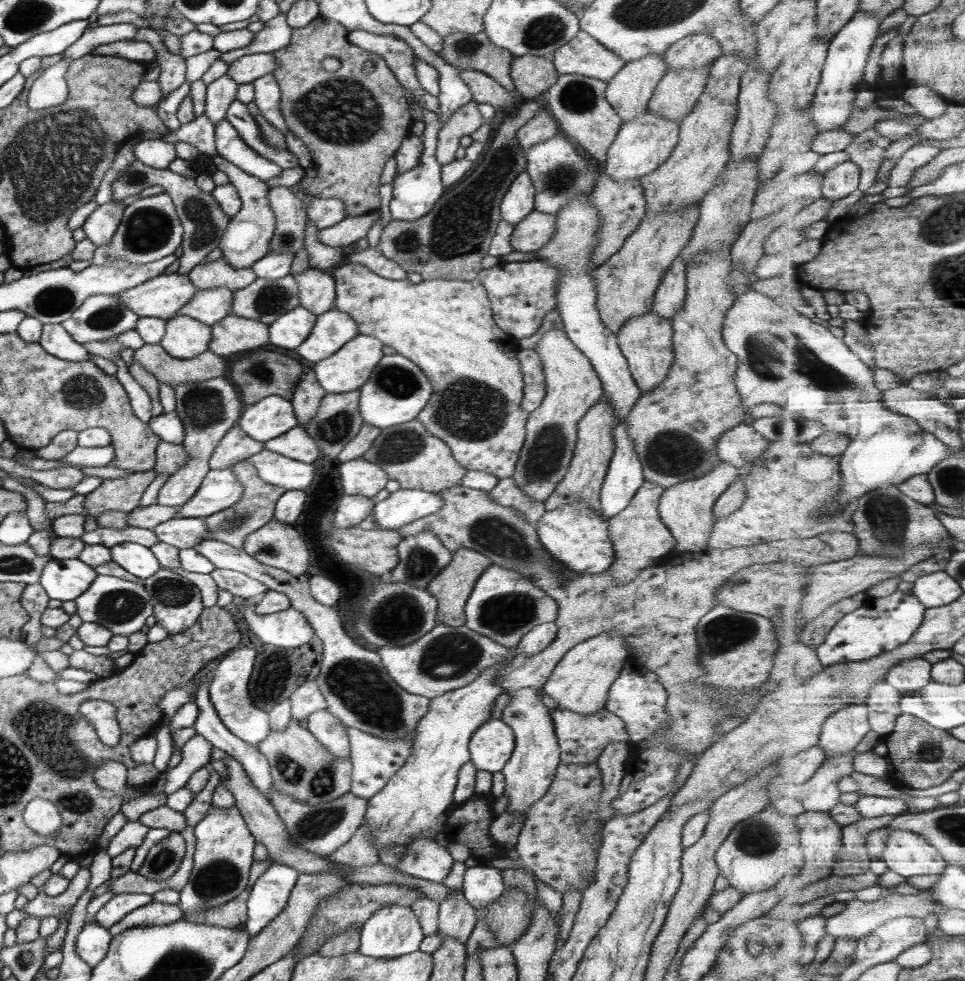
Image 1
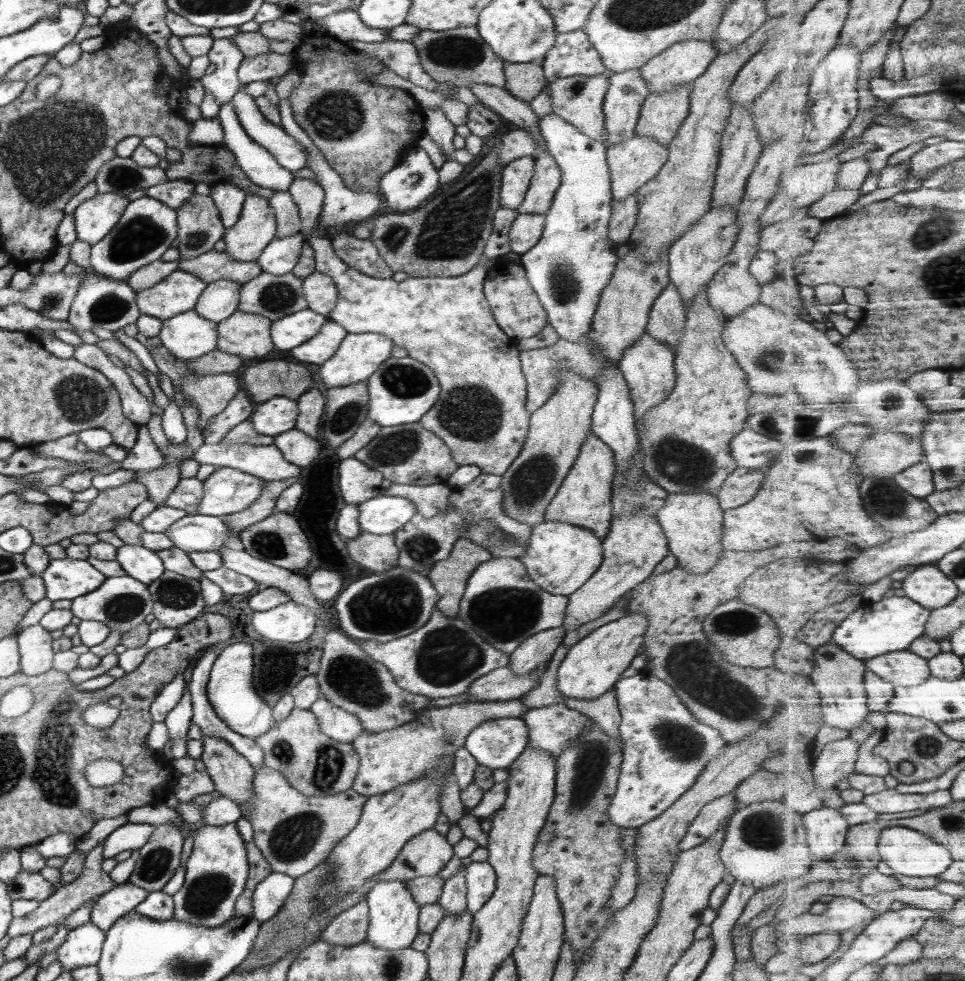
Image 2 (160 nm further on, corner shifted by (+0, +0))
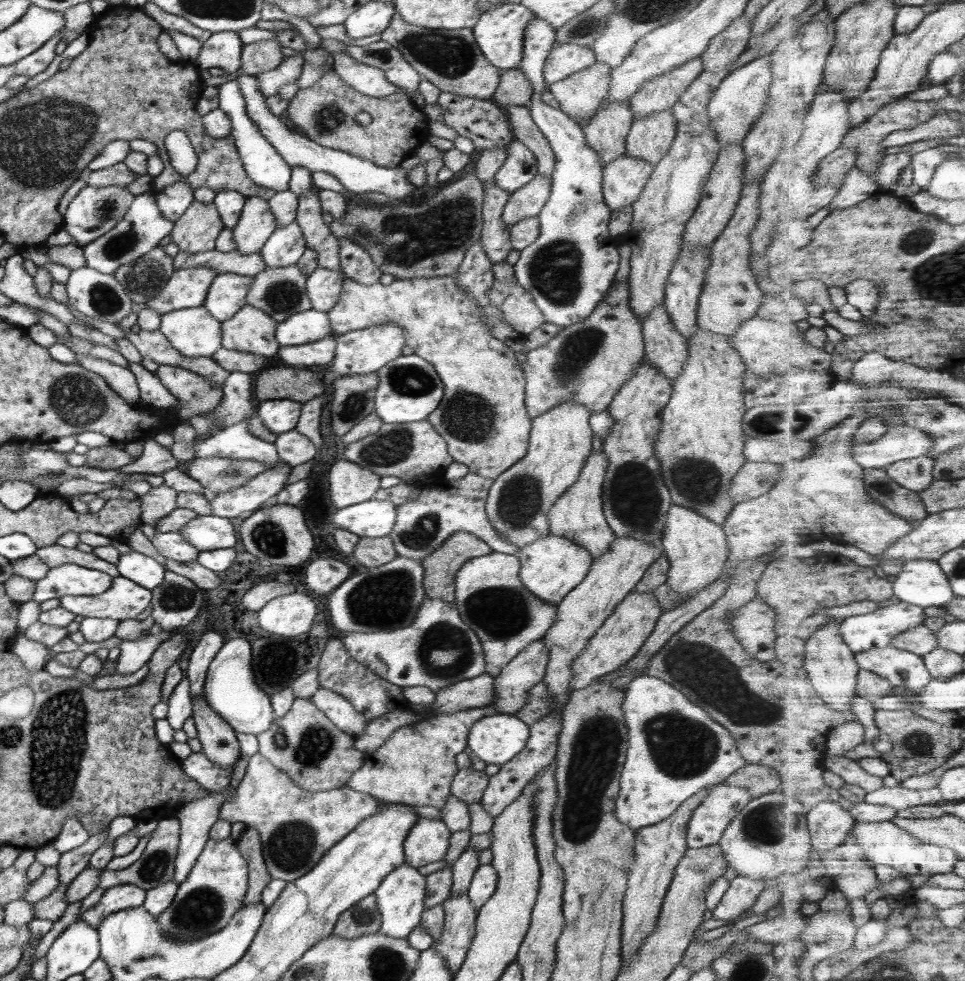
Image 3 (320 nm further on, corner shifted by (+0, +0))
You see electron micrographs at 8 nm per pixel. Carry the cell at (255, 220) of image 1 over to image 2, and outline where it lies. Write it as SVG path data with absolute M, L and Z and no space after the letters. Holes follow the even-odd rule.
M246 195L239 219L225 231L225 251L242 262L258 261L265 246L276 237L277 222L269 200Z

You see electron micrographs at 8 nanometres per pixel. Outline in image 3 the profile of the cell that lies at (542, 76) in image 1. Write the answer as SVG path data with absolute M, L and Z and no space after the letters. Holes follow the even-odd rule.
M517 67L501 70L500 74L500 84L491 100L501 107L511 104L528 105L532 100L534 89L524 72Z

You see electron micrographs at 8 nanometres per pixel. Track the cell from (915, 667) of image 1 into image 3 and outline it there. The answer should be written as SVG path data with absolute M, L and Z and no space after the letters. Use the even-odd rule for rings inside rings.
M893 644L857 653L862 669L884 676L894 687L908 687L911 691L922 691L933 677L922 655L902 650Z

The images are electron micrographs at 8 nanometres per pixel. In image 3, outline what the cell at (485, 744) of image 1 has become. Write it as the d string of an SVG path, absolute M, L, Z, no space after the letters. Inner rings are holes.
M516 715L483 716L470 727L467 747L485 764L512 760L529 739L529 726Z

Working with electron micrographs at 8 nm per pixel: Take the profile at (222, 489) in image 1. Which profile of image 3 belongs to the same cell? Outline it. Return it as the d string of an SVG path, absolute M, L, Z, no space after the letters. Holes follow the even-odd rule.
M280 461L277 467L266 469L244 486L216 493L216 497L209 502L212 515L229 519L260 509L285 487L290 471L291 466Z

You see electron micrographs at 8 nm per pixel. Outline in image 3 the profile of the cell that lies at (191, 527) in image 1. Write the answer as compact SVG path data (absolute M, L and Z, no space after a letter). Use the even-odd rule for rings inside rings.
M197 515L178 533L198 551L228 549L236 546L236 532L229 519Z

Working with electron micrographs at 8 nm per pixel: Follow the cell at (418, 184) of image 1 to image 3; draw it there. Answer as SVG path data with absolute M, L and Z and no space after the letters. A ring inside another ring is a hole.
M242 73L236 77L236 82L238 82L240 94L242 94L244 102L246 102L246 114L248 114L248 118L250 118L252 124L260 130L260 134L262 134L263 138L268 140L275 150L278 151L278 154L286 161L288 166L301 166L311 172L329 172L339 180L340 184L342 184L350 194L381 193L388 196L392 203L402 202L406 197L410 199L414 190L418 188L408 183L408 170L401 168L401 166L382 168L359 156L322 146L314 142L314 140L310 140L308 137L295 134L290 131L279 118L270 112L266 104L267 98L260 94L254 76Z

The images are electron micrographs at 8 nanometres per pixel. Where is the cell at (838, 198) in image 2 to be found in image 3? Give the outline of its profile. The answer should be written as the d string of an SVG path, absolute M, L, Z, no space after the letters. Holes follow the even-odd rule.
M856 168L849 172L847 179L842 184L840 195L830 206L833 211L852 208L879 193L881 193L880 186L873 179L873 175Z

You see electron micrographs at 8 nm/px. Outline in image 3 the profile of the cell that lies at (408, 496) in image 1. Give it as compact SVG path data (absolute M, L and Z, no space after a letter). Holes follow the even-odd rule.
M374 498L338 509L331 516L336 528L346 529L360 537L389 536L396 522L397 505L389 500Z

